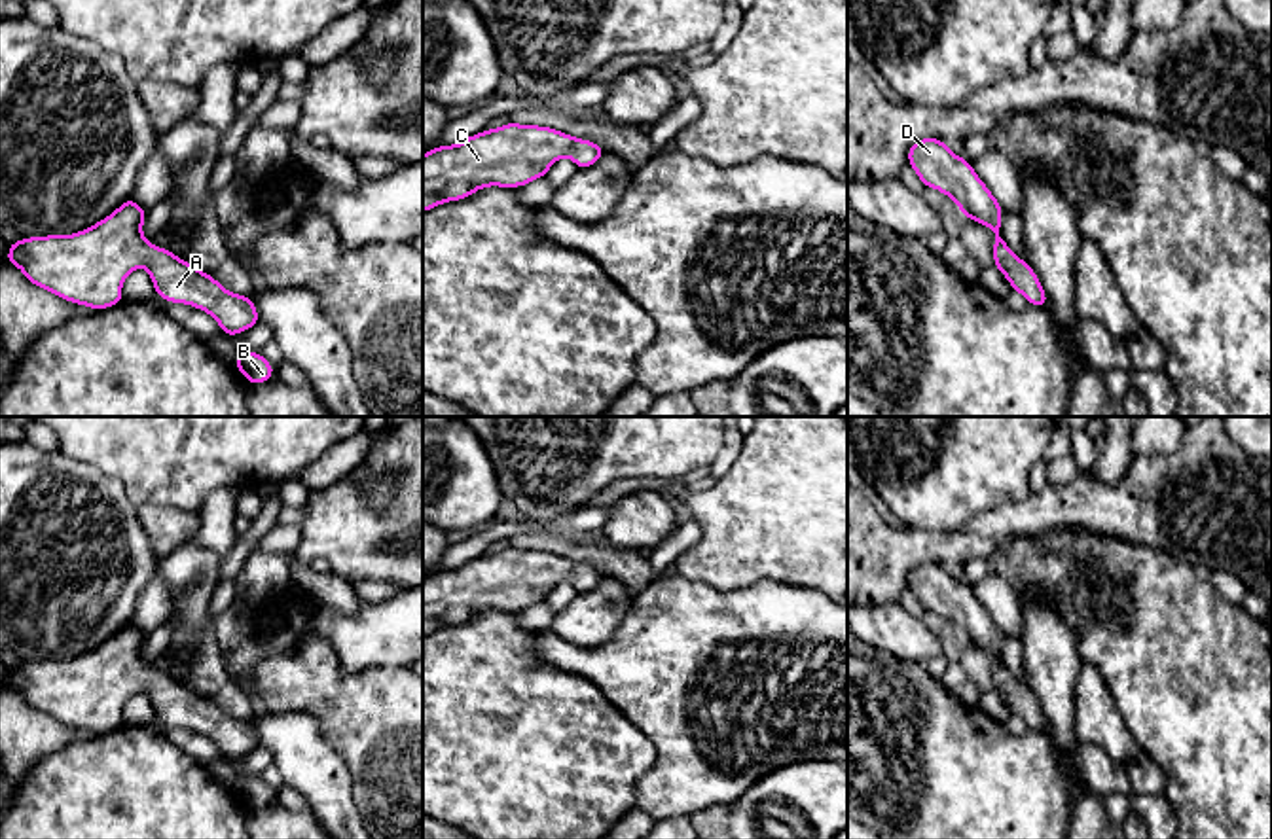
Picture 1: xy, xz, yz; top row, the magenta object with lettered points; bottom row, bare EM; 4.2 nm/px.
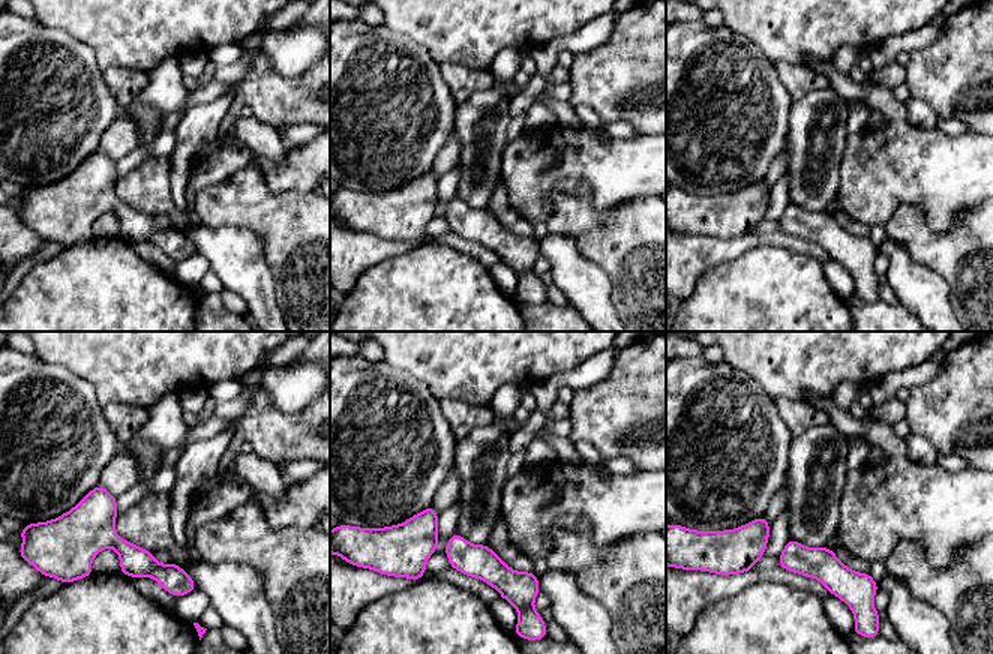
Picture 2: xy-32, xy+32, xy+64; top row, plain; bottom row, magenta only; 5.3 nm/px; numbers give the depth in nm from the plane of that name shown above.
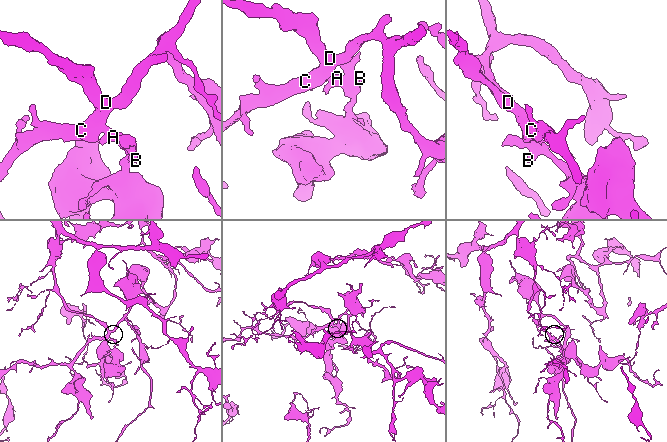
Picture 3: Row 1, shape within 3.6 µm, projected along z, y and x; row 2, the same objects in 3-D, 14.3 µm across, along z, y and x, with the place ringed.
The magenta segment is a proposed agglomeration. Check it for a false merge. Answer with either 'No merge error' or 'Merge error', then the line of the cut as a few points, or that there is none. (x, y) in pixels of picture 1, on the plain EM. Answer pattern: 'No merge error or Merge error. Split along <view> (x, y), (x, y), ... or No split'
No merge error. No split

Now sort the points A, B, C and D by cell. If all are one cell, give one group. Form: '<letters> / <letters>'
A B C D

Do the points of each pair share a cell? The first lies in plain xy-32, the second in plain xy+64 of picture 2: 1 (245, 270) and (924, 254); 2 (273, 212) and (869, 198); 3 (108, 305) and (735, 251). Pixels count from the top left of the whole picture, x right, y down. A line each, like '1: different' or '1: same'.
1: different
2: different
3: different

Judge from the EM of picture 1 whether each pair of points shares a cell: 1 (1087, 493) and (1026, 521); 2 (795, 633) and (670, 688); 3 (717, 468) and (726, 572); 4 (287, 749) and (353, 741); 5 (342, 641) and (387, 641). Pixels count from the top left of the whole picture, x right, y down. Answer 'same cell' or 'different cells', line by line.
1: same cell
2: same cell
3: different cells
4: different cells
5: same cell

